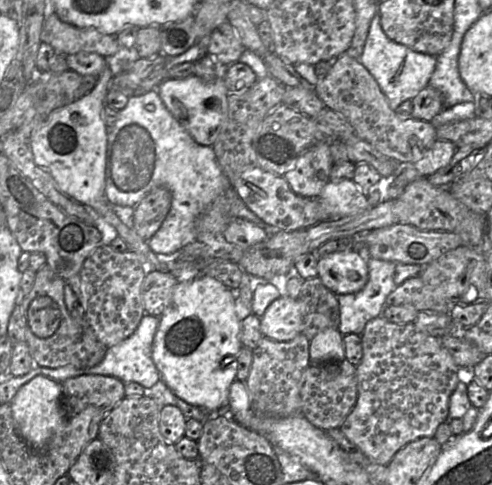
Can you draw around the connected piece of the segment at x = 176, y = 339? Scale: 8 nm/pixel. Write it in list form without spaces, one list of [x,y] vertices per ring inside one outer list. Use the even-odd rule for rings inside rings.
[[[208,275],[178,281],[170,305],[159,317],[152,347],[152,358],[160,379],[177,397],[191,405],[210,412],[227,412],[230,386],[236,380],[237,358],[242,348],[240,331],[233,290]]]

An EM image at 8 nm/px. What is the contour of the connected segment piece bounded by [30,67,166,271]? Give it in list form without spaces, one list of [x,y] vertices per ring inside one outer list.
[[[105,67],[98,75],[95,86],[87,94],[71,104],[55,109],[31,137],[31,150],[36,164],[52,177],[59,189],[74,201],[89,206],[113,226],[148,271],[166,271],[166,266],[159,262],[156,253],[136,234],[134,228],[128,228],[119,219],[106,198],[108,128],[103,120],[103,107],[111,79],[112,73]]]

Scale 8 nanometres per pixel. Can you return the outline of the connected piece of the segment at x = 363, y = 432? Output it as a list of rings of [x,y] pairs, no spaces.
[[[381,317],[370,320],[361,334],[363,356],[361,362],[356,366],[357,376],[357,402],[339,427],[343,435],[356,445],[370,462],[388,466],[395,454],[408,443],[424,437],[434,437],[440,424],[449,421],[449,399],[462,377],[469,376],[470,370],[462,370],[454,361],[451,354],[444,348],[440,337],[428,335],[418,331],[412,323],[394,324]]]

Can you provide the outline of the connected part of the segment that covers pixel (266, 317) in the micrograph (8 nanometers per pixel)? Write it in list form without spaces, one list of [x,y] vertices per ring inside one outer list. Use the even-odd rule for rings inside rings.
[[[284,295],[274,300],[260,318],[263,337],[277,342],[288,342],[302,334],[302,302]]]

